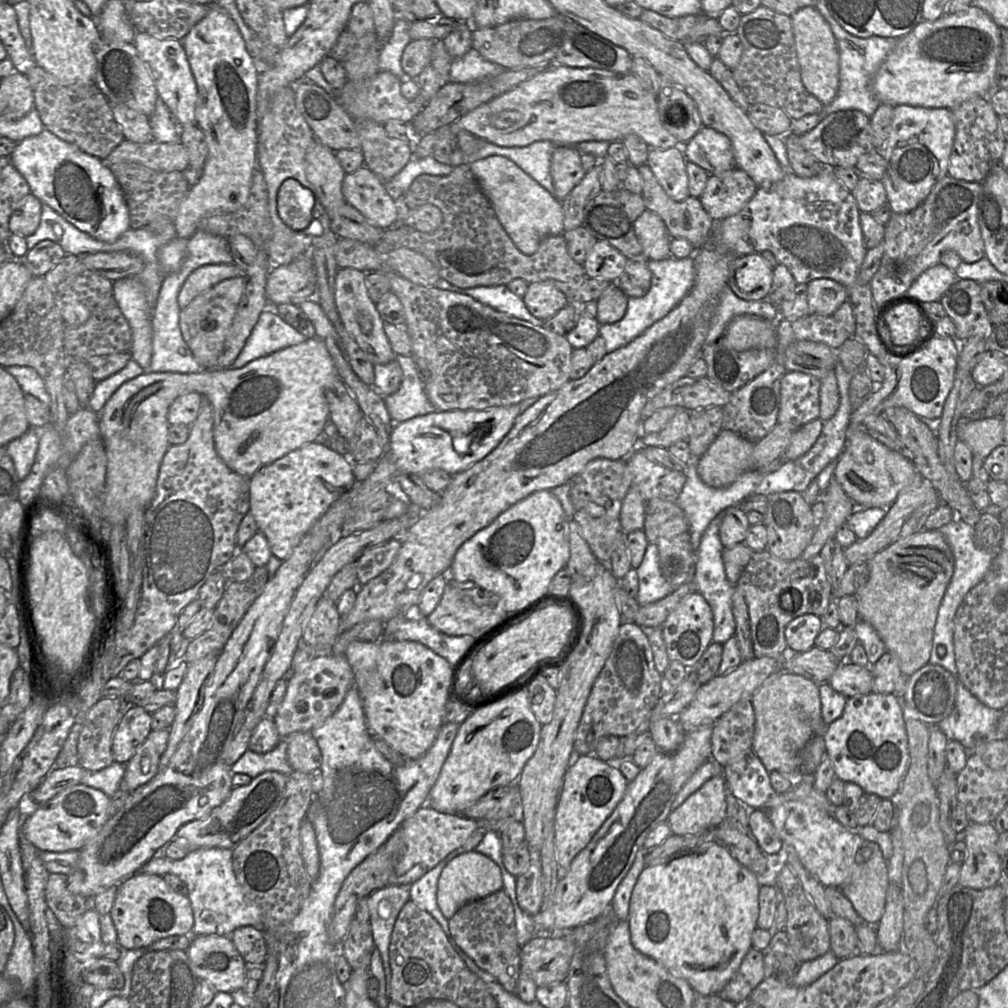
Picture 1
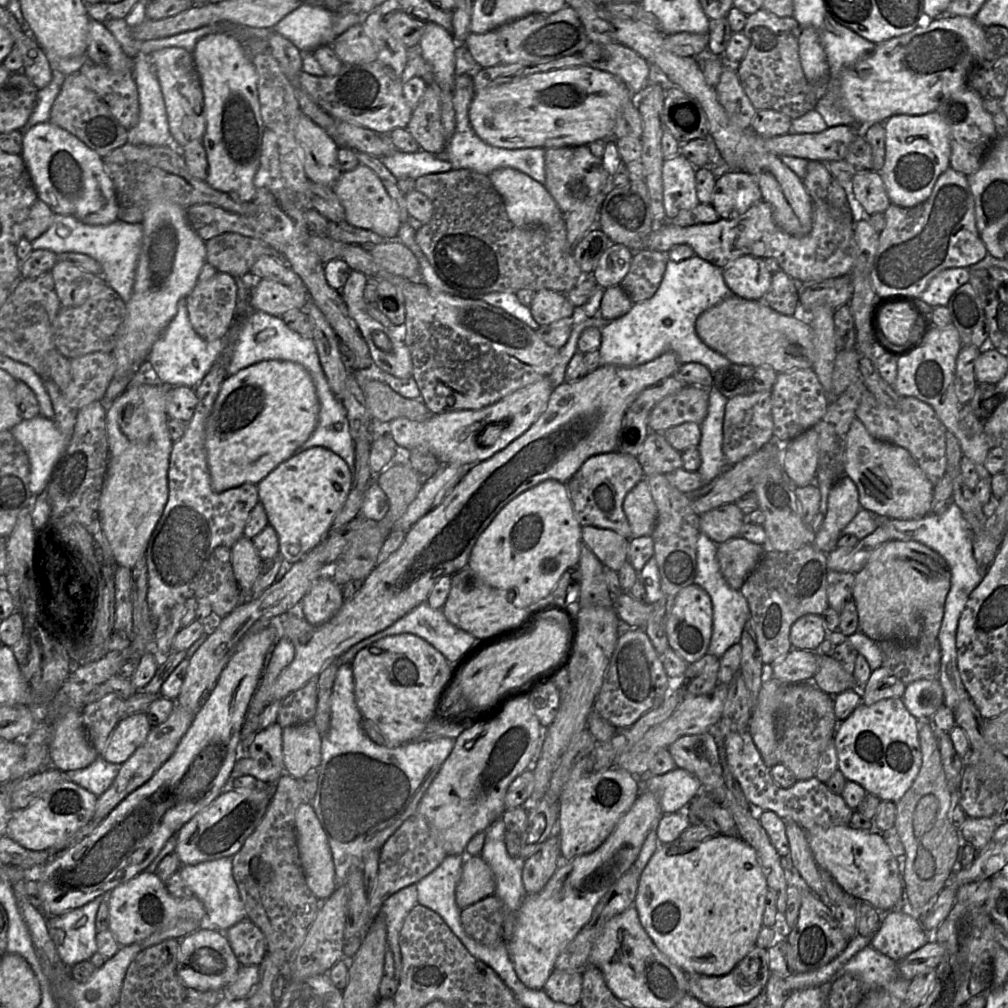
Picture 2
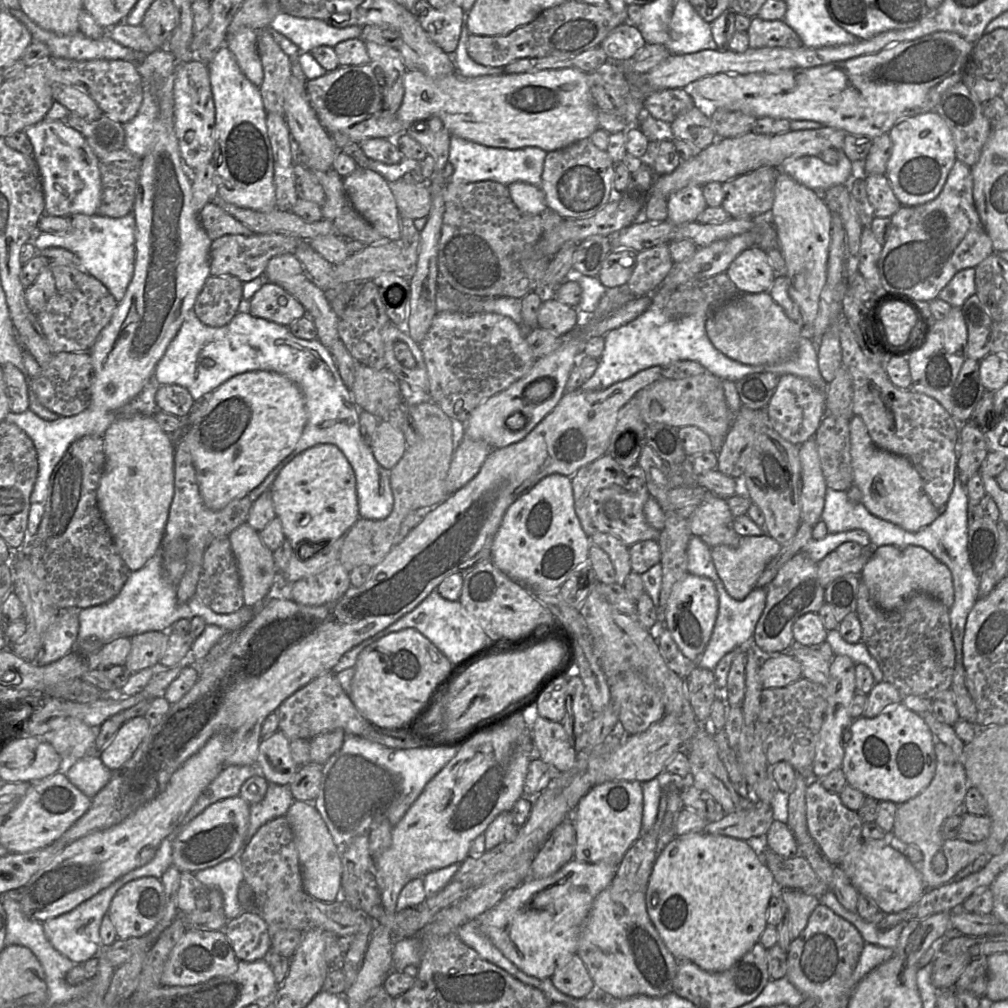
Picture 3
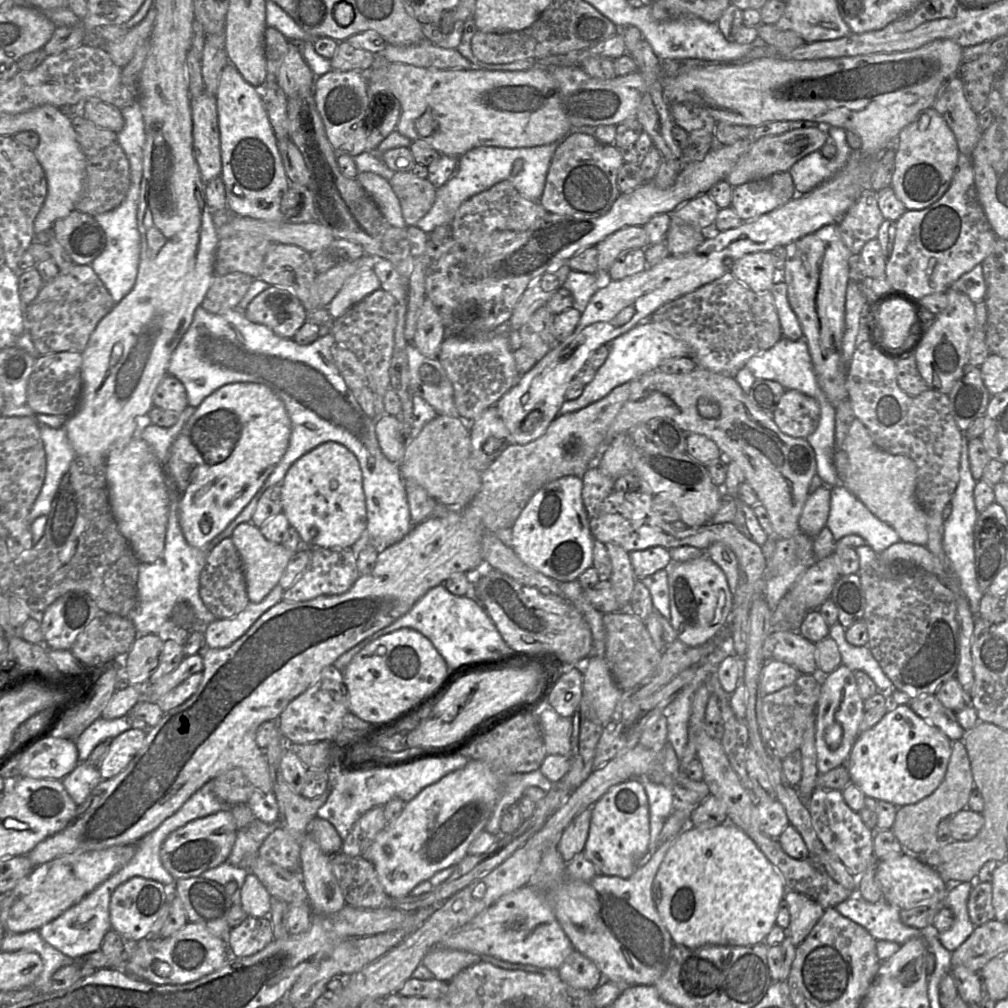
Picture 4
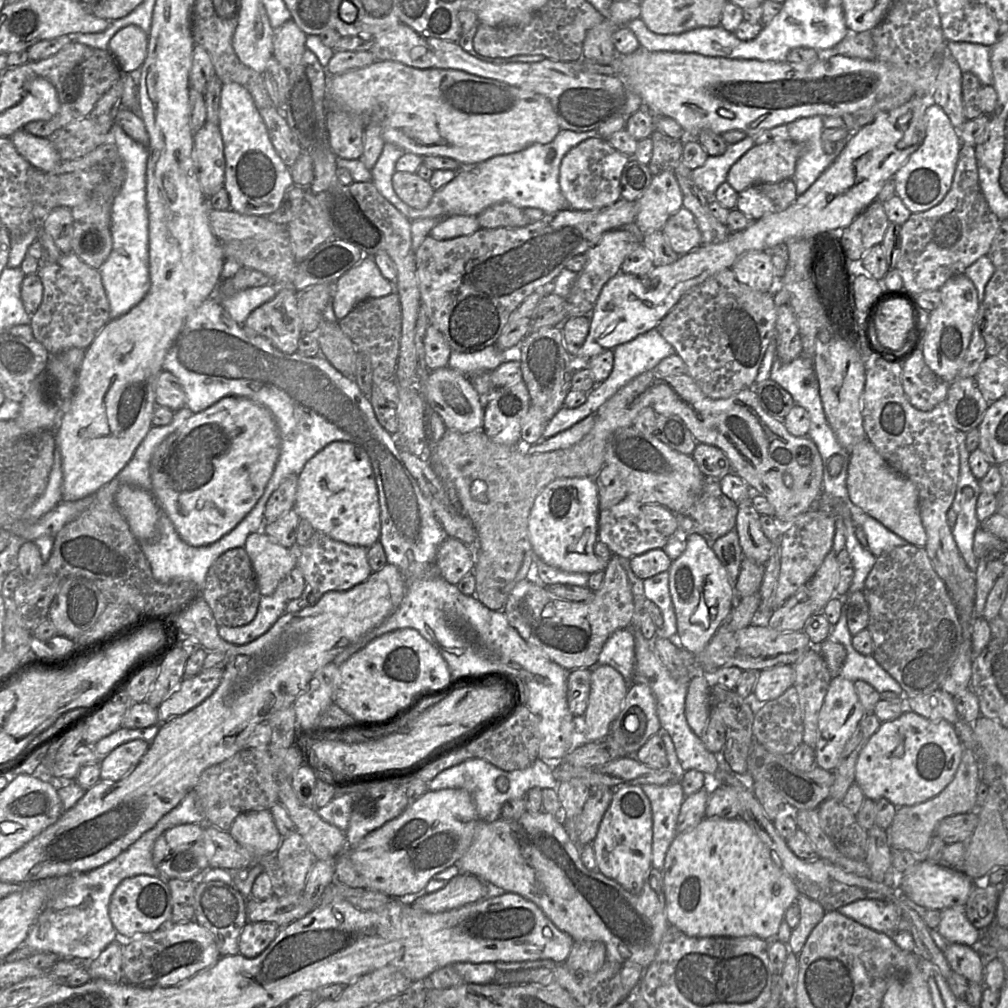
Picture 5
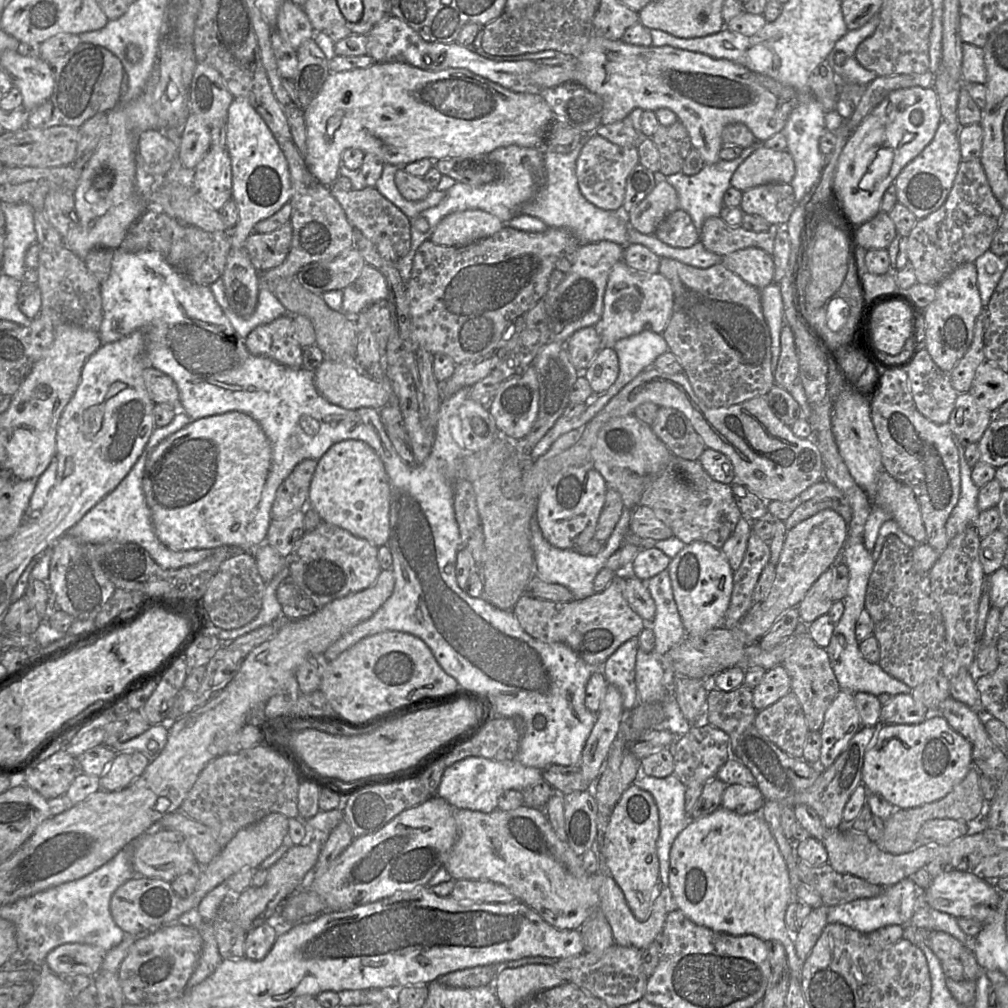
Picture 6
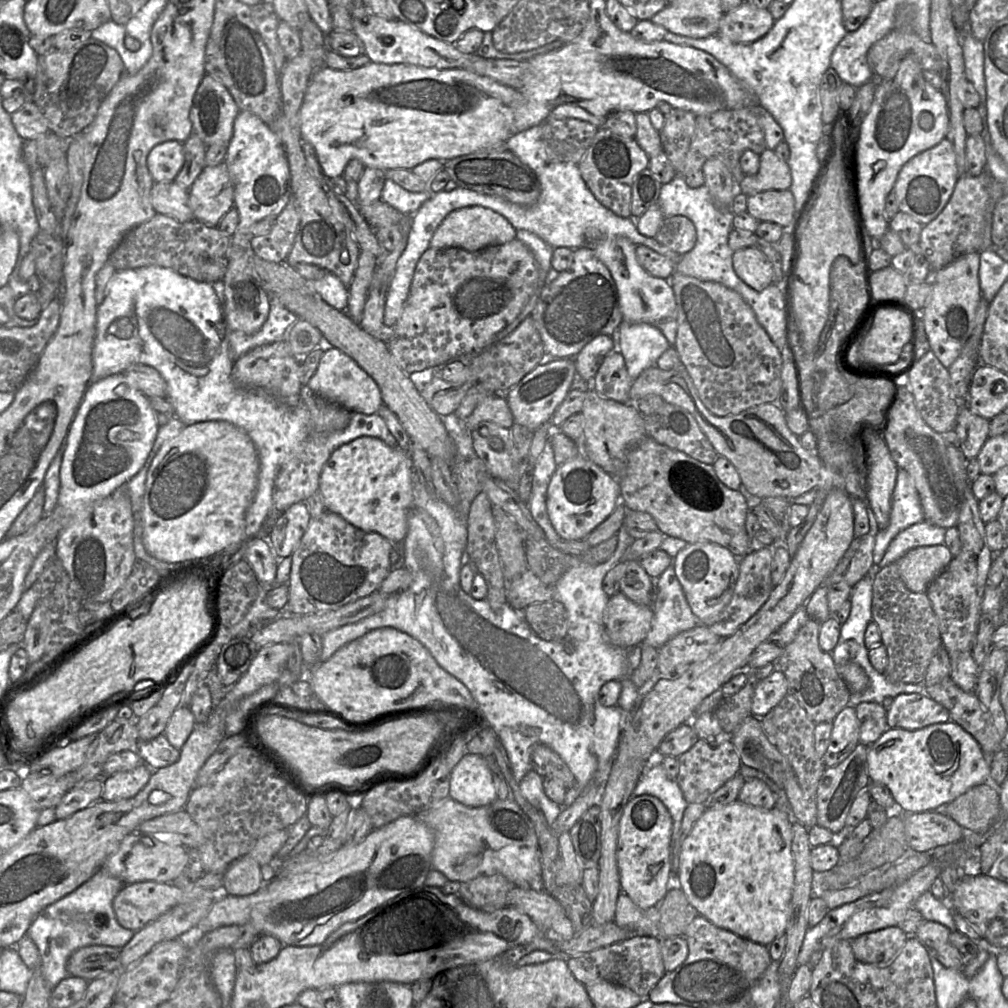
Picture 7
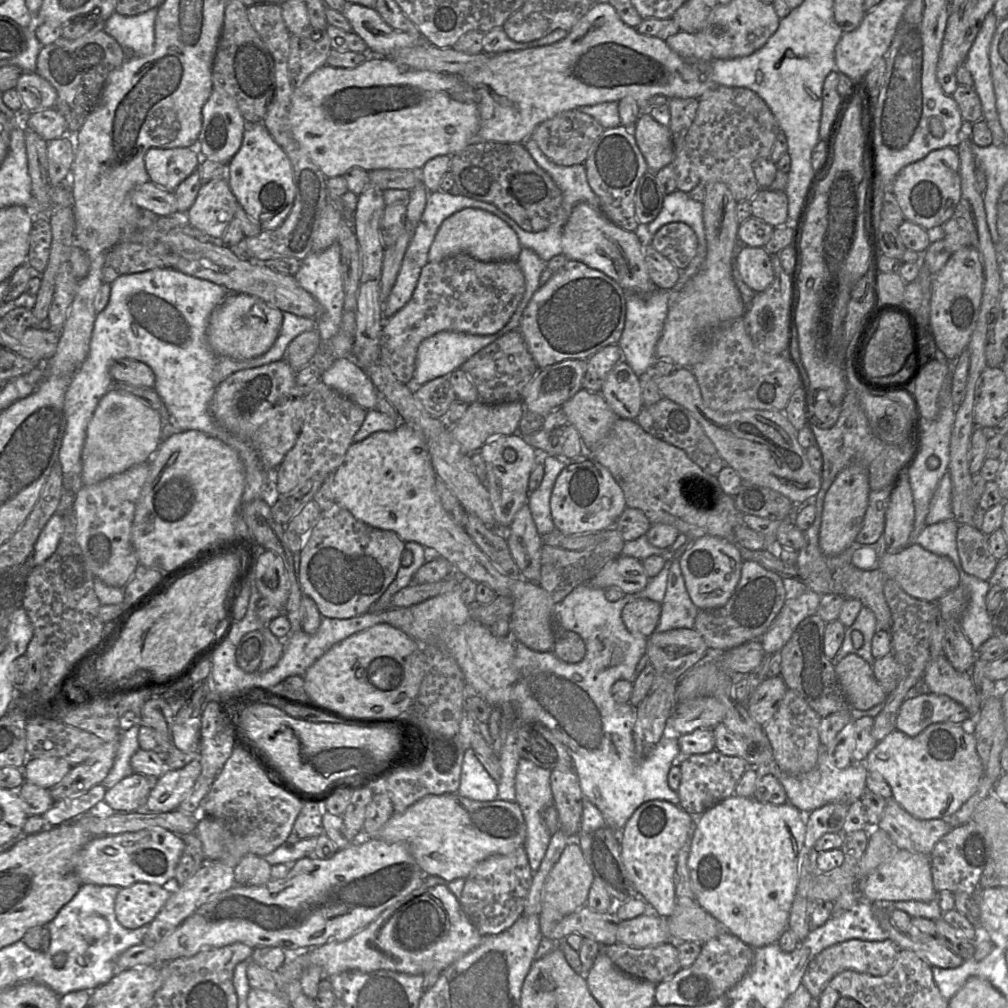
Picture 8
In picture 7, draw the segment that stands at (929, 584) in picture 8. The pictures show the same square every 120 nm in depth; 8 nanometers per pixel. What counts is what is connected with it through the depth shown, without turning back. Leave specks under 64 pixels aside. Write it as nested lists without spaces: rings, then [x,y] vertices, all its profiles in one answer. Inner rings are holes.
[[[944,544],[923,546],[908,551],[896,564],[907,589],[926,593],[929,584],[949,565],[952,558]]]

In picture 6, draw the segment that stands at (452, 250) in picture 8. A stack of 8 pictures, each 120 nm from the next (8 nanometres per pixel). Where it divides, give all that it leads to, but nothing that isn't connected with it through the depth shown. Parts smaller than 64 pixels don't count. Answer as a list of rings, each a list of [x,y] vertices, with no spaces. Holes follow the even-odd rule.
[[[482,210],[450,214],[436,226],[430,240],[443,246],[466,246],[500,231],[506,224]]]

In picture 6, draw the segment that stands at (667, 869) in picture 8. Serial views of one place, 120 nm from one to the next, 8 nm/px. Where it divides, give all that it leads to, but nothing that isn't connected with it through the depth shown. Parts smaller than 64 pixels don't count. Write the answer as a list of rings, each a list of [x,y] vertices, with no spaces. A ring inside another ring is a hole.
[[[635,783],[622,794],[610,815],[600,848],[600,869],[604,866],[624,893],[633,915],[640,921],[648,918],[654,898],[654,888],[660,881],[657,840],[659,813],[649,792]]]

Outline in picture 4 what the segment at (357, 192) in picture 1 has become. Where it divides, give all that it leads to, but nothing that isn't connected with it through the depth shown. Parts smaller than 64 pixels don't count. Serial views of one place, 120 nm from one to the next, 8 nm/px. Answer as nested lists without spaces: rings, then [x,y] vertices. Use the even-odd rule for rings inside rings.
[[[360,172],[356,180],[375,201],[389,224],[398,228],[406,227],[399,200],[389,180],[373,172]]]

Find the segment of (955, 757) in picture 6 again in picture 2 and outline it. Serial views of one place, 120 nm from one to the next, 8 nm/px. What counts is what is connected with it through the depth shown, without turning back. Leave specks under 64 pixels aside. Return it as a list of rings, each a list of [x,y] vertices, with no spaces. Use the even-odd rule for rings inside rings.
[[[902,698],[882,699],[869,706],[862,702],[847,719],[839,721],[833,740],[838,769],[845,778],[857,782],[867,793],[874,794],[882,801],[897,803],[911,787],[921,767],[918,720],[908,711]]]

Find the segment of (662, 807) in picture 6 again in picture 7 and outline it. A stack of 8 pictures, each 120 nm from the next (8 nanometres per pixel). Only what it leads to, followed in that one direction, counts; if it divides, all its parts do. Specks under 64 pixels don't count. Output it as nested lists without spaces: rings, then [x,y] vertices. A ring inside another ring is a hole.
[[[660,762],[651,764],[640,777],[633,790],[633,796],[650,795],[659,799],[667,808],[672,819],[671,875],[668,889],[677,887],[679,862],[679,837],[686,802],[676,780],[669,780]]]

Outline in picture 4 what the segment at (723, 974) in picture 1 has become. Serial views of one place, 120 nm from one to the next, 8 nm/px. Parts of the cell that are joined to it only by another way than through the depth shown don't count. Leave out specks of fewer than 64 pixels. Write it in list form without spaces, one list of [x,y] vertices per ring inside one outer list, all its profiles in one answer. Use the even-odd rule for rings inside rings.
[[[723,823],[720,826],[708,829],[694,828],[688,825],[677,836],[664,857],[654,879],[653,894],[657,911],[675,944],[681,944],[691,949],[697,949],[705,945],[750,946],[765,942],[767,935],[776,925],[779,905],[786,894],[786,886],[775,867],[760,851],[753,840],[732,823]]]

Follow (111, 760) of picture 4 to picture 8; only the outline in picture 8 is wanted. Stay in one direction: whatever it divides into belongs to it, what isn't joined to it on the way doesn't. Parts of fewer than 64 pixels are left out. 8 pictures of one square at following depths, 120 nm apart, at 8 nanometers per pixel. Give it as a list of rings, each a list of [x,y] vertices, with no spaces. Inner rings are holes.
[[[133,773],[122,779],[115,786],[107,789],[102,802],[95,807],[98,811],[115,811],[117,813],[132,813],[143,810],[151,791],[151,780],[143,774]]]

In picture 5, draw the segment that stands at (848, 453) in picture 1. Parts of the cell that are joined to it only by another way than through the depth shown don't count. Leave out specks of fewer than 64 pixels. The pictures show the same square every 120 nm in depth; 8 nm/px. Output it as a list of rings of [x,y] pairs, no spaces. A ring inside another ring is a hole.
[[[867,438],[850,449],[846,485],[853,504],[909,544],[925,547],[927,535],[920,517],[915,484],[893,470]]]

